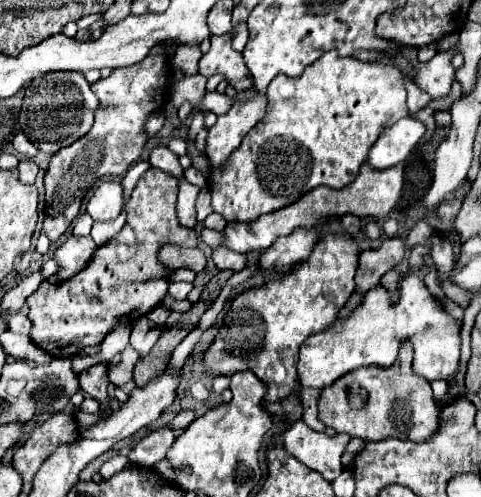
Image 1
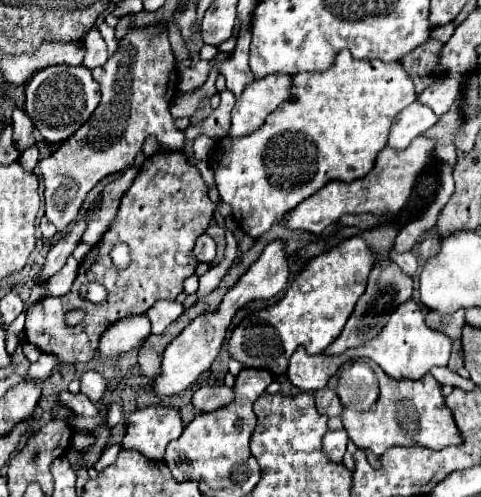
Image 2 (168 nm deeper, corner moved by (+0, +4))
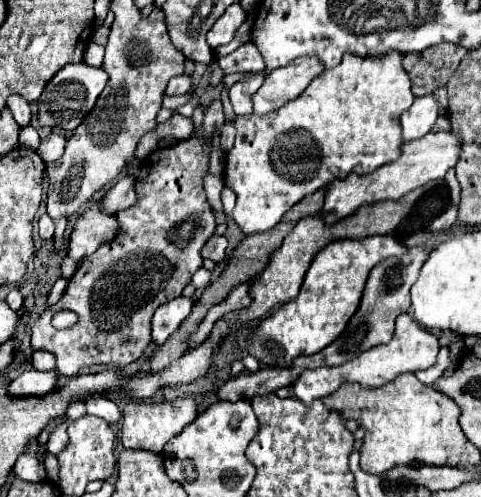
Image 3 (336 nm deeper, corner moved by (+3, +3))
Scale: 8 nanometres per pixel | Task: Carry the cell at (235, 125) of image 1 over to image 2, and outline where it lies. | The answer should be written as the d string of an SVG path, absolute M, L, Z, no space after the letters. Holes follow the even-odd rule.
M266 76L254 80L238 98L232 110L230 138L258 130L266 116L290 98L292 76Z

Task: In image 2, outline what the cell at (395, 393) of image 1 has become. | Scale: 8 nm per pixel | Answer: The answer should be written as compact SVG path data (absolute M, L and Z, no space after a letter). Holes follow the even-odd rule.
M366 360L370 368L378 376L382 390L382 406L373 407L370 412L354 412L340 406L336 400L336 378L330 380L322 390L316 392L316 408L320 414L328 418L340 416L344 420L344 428L350 440L360 450L370 450L374 456L382 456L392 446L424 446L432 450L442 450L452 444L462 444L462 434L456 428L452 410L444 404L444 396L440 392L440 384L432 374L426 374L422 380L392 380L384 374L378 364Z

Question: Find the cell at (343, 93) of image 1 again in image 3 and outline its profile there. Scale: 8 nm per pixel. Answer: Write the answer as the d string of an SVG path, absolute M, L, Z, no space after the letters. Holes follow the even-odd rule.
M389 53L387 57L357 57L357 55L343 55L341 63L333 69L325 69L321 75L317 75L309 87L295 99L295 101L289 101L287 105L283 105L281 109L277 109L275 113L267 113L267 117L253 117L253 115L243 115L243 117L237 117L235 125L237 125L237 137L235 137L235 145L231 147L231 151L225 153L225 171L223 171L223 179L225 179L225 185L229 189L235 191L237 195L237 205L233 209L233 219L235 223L241 227L241 231L245 235L253 235L253 233L261 233L261 231L267 231L271 227L275 227L281 217L297 203L301 201L303 197L315 193L317 189L325 187L329 181L333 179L345 179L349 173L357 173L357 175L367 175L367 173L373 173L377 167L385 165L385 163L391 163L395 161L395 157L399 157L399 145L401 145L401 129L399 129L399 115L411 107L413 103L413 93L411 93L411 81L409 81L409 75L405 73L403 65L401 65L401 53Z

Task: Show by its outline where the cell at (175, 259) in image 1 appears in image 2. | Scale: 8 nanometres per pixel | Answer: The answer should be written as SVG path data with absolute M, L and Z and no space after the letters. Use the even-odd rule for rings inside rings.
M202 234L192 252L198 258L198 262L212 262L216 258L216 242L208 234Z

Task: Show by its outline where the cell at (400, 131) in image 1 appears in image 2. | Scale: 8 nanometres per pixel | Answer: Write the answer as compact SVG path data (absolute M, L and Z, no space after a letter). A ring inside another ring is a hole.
M414 100L408 108L404 108L390 130L390 138L388 138L388 146L394 150L404 150L408 148L408 144L424 134L428 128L432 128L438 122L438 116L432 112L432 108L420 104L418 100Z

